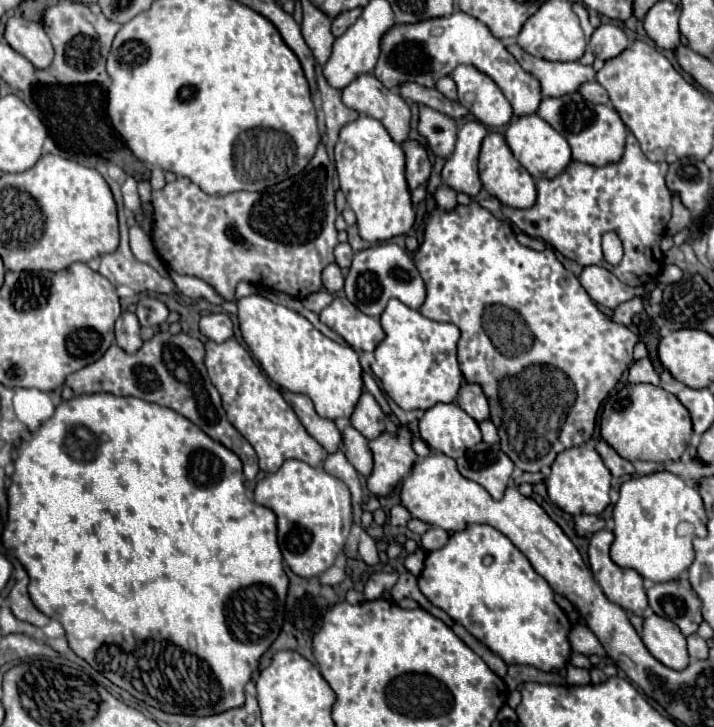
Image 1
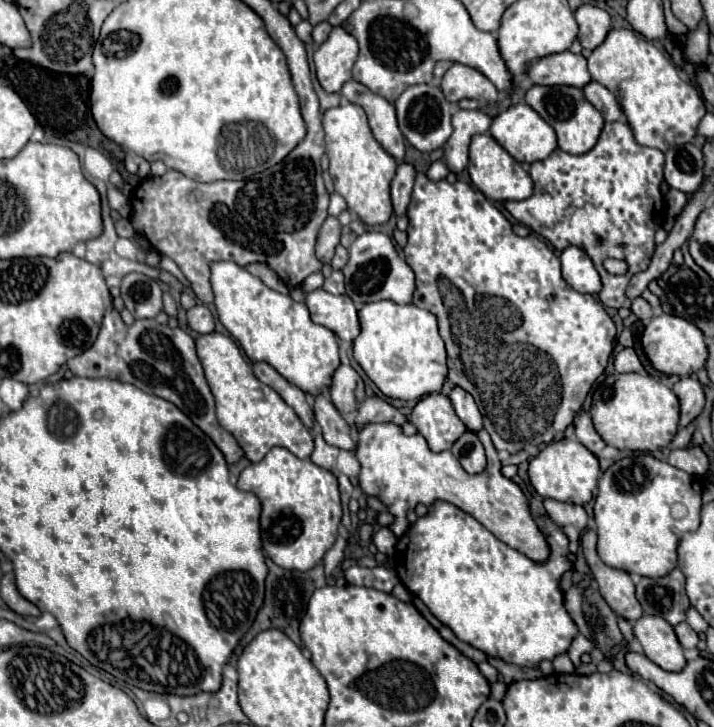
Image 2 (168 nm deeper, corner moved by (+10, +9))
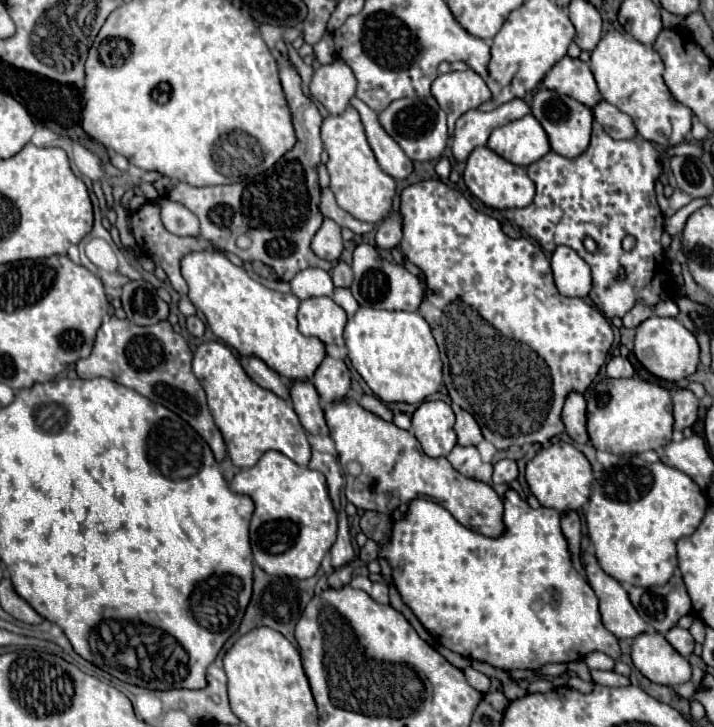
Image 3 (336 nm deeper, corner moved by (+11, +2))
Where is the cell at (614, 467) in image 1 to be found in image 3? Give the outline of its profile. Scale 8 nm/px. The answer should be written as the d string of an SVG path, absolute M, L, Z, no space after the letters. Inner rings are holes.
M571 391L565 399L563 405L563 413L561 413L561 421L565 425L567 435L577 441L577 443L587 443L589 435L587 435L587 413L585 413L585 399L581 393Z

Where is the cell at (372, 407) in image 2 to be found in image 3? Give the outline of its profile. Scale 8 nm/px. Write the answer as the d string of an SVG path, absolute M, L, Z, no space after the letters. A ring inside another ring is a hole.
M363 395L363 397L359 399L359 403L361 403L367 411L371 411L371 413L379 415L379 417L381 417L381 419L385 419L385 421L391 421L391 419L393 419L393 413L389 411L389 407L385 407L385 405L383 405L383 401L381 401L381 399L377 399L377 397Z

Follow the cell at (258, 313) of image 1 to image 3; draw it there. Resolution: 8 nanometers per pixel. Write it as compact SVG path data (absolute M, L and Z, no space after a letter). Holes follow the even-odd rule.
M195 251L181 259L181 275L189 285L189 301L205 315L211 331L237 349L239 355L257 355L283 379L311 379L313 367L321 363L325 345L317 337L305 337L297 329L299 299L279 293L253 279L243 267L233 265L217 251Z

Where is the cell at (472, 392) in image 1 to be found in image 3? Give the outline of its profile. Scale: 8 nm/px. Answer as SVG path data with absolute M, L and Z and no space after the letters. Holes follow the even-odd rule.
M455 407L453 411L457 415L457 423L455 423L457 443L463 445L463 447L465 445L479 445L483 441L483 435L481 435L477 421L467 411L463 411L461 407Z

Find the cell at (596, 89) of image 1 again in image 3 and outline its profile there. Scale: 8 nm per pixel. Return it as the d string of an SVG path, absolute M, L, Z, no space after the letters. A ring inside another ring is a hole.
M601 101L593 109L593 115L601 123L605 133L613 139L633 139L637 135L633 119L627 113L619 111L615 105L607 103L607 101Z

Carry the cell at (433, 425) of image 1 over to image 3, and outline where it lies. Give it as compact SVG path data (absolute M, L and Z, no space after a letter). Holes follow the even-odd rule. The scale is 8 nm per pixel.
M423 401L413 413L413 435L429 457L449 455L457 443L453 425L455 415L445 401Z

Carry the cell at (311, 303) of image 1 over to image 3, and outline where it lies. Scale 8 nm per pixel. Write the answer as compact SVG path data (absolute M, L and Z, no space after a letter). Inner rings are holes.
M335 287L332 299L337 305L345 309L345 313L347 313L349 317L353 317L355 311L359 308L359 304L348 288Z

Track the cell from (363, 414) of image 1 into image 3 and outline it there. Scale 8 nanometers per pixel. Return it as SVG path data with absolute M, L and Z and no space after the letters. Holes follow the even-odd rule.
M327 355L313 375L313 385L315 385L321 401L325 399L329 403L329 401L343 399L351 387L349 369L347 369L345 361L333 359Z

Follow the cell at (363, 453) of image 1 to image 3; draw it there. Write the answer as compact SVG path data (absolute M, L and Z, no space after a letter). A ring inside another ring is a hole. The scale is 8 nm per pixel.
M291 381L289 383L289 399L299 415L299 421L307 433L313 435L329 435L321 399L311 381Z

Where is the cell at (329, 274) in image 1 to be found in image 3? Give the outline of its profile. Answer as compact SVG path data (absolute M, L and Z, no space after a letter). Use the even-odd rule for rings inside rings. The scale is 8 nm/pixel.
M325 219L317 235L313 237L311 249L317 257L327 259L331 263L339 261L343 253L343 239L341 239L341 227L333 219Z

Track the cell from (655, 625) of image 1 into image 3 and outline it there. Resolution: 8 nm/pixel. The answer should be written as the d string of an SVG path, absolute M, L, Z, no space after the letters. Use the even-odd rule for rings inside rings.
M661 633L637 635L631 647L633 665L657 685L677 687L691 679L689 661L679 655Z

